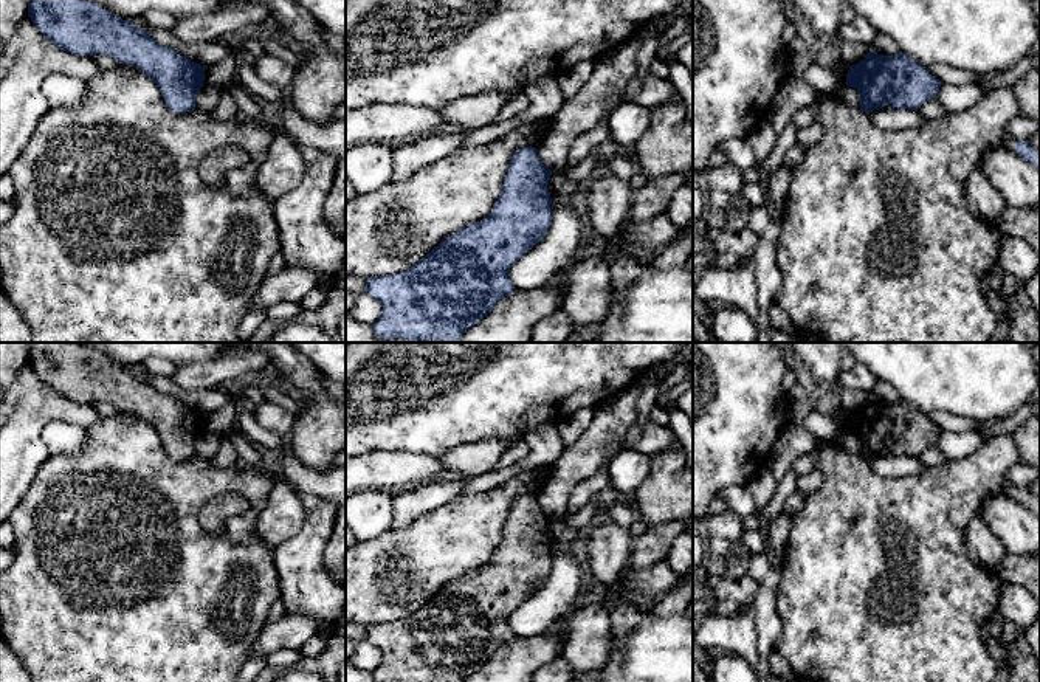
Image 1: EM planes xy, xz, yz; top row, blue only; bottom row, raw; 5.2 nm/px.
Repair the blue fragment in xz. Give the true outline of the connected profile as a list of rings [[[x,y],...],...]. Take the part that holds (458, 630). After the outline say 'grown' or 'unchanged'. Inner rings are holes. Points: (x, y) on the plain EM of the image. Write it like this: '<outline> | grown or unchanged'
[[[522,494],[510,505],[491,560],[443,586],[420,609],[401,620],[374,623],[366,626],[366,640],[381,654],[381,663],[372,671],[375,682],[462,682],[477,671],[493,654],[515,637],[508,625],[510,615],[536,591],[539,591],[552,570],[552,546],[547,536],[552,518],[541,508],[535,494]]] | unchanged

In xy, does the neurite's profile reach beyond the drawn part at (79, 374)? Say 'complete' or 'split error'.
complete

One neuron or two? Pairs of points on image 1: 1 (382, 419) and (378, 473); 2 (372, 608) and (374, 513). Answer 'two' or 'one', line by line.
1: two
2: two

